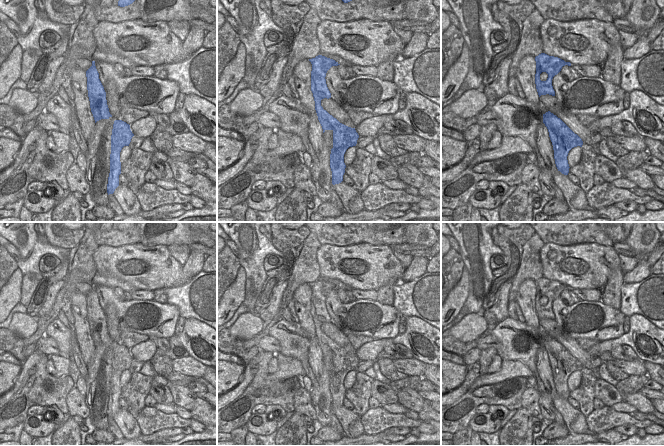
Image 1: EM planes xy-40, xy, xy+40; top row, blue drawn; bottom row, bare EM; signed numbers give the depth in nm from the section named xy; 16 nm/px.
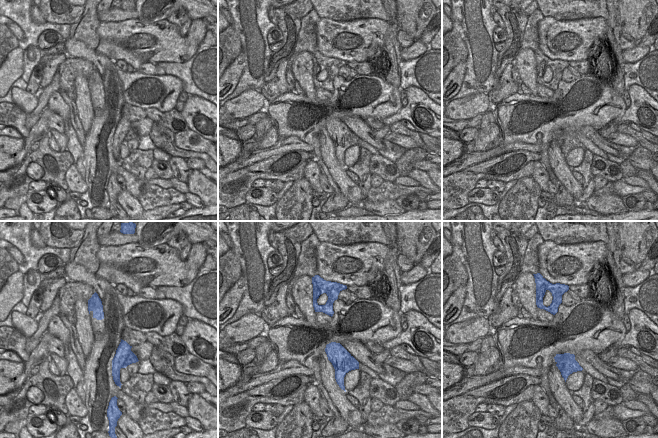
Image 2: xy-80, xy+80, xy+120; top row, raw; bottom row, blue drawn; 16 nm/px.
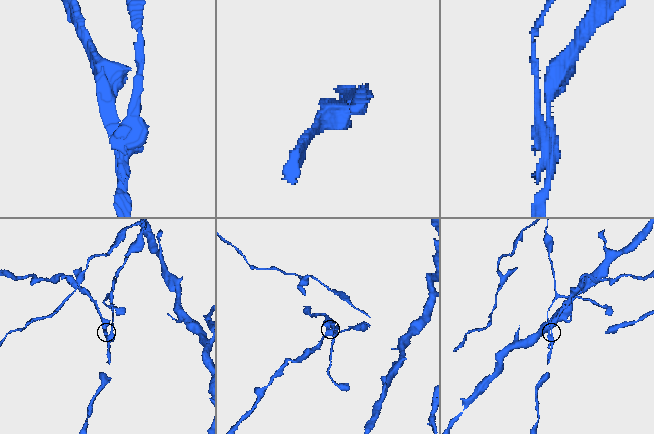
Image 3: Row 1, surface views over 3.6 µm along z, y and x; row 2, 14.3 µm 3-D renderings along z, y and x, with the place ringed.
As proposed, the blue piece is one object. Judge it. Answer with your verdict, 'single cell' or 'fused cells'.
fused cells

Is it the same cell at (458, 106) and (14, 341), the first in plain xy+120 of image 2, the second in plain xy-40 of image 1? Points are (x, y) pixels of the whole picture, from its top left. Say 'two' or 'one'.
two

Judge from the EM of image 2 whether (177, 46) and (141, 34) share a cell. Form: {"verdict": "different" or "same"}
{"verdict": "same"}

